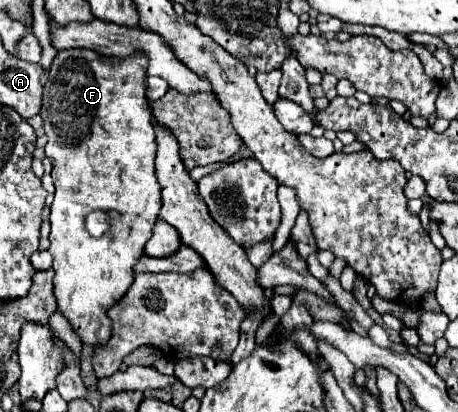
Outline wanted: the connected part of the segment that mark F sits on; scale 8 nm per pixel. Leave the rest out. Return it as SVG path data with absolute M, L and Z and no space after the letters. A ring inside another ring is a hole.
M60 50L52 62L52 68L48 72L48 82L44 84L44 104L42 104L42 120L44 120L44 132L48 136L48 144L46 144L46 156L52 162L52 178L54 178L54 186L56 186L56 198L50 206L50 224L52 224L52 232L50 232L50 254L54 256L54 296L58 302L58 310L64 314L64 318L72 324L72 330L76 332L76 336L80 338L82 344L88 344L90 348L102 348L110 336L112 336L112 320L108 318L108 308L114 306L116 302L122 300L122 296L130 290L132 282L134 282L134 266L138 264L138 260L144 254L144 246L150 240L154 222L158 220L158 212L160 212L160 184L154 176L154 152L156 152L156 142L154 142L154 128L150 124L150 106L148 106L148 98L146 98L146 60L110 60L104 58L100 54L96 54L94 50ZM94 210L102 210L108 214L108 222L110 228L106 234L102 234L100 238L94 238L88 234L86 230L86 216Z

